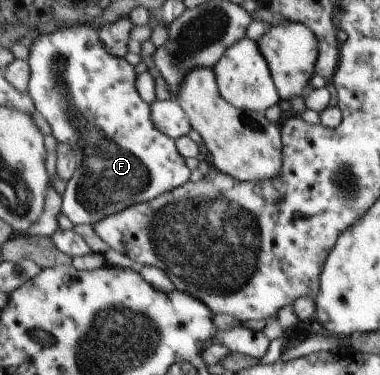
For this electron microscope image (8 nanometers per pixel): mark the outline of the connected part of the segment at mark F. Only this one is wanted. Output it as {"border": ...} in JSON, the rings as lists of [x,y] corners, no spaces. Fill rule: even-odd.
{"border":[[[80,24],[75,26],[54,26],[49,31],[40,31],[34,36],[32,48],[28,56],[31,67],[31,80],[29,81],[30,95],[35,99],[36,109],[47,121],[52,129],[52,135],[59,141],[65,142],[77,151],[78,167],[75,176],[67,182],[65,193],[62,195],[63,206],[61,213],[73,221],[74,225],[92,225],[105,220],[108,216],[124,211],[129,207],[155,200],[162,194],[169,193],[172,190],[179,189],[180,186],[190,181],[190,168],[186,164],[185,157],[180,154],[176,141],[169,138],[163,131],[152,123],[151,104],[145,102],[136,87],[138,75],[134,66],[123,57],[116,57],[107,48],[103,46],[102,39],[99,38],[98,28],[94,25]]]}

